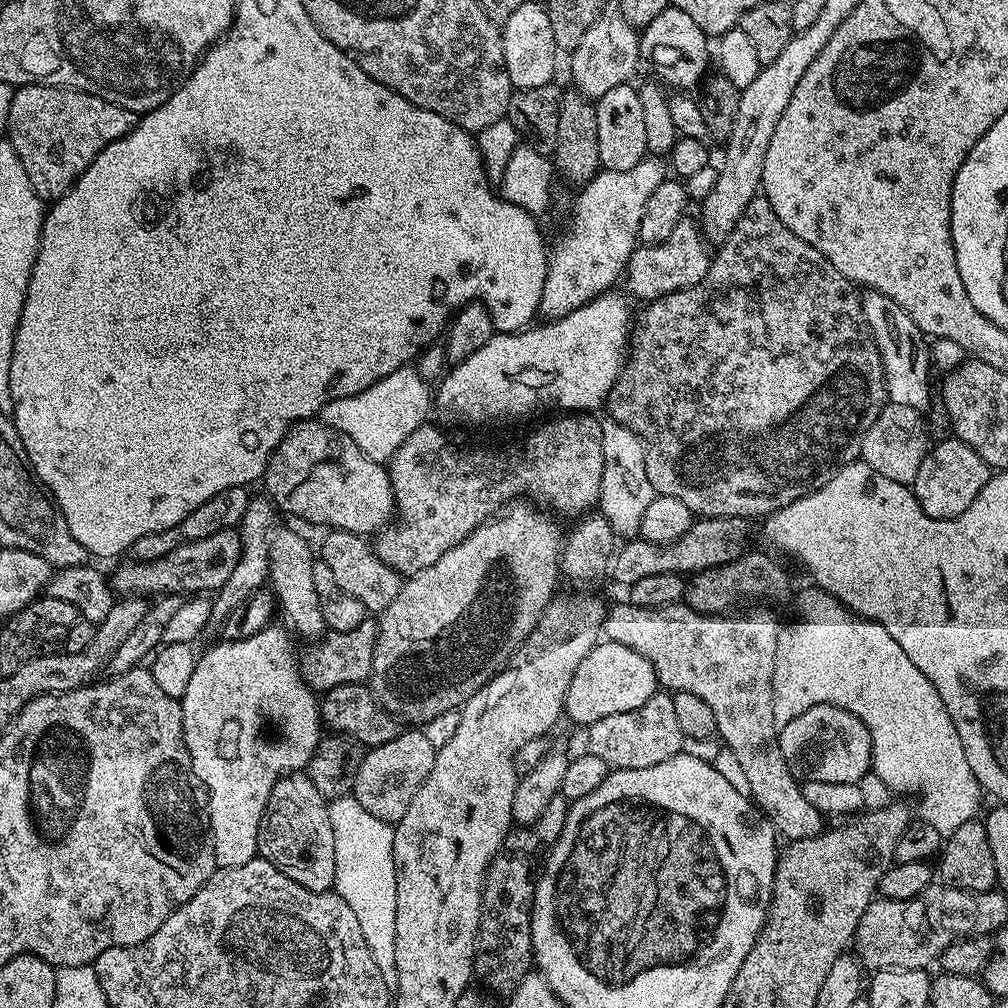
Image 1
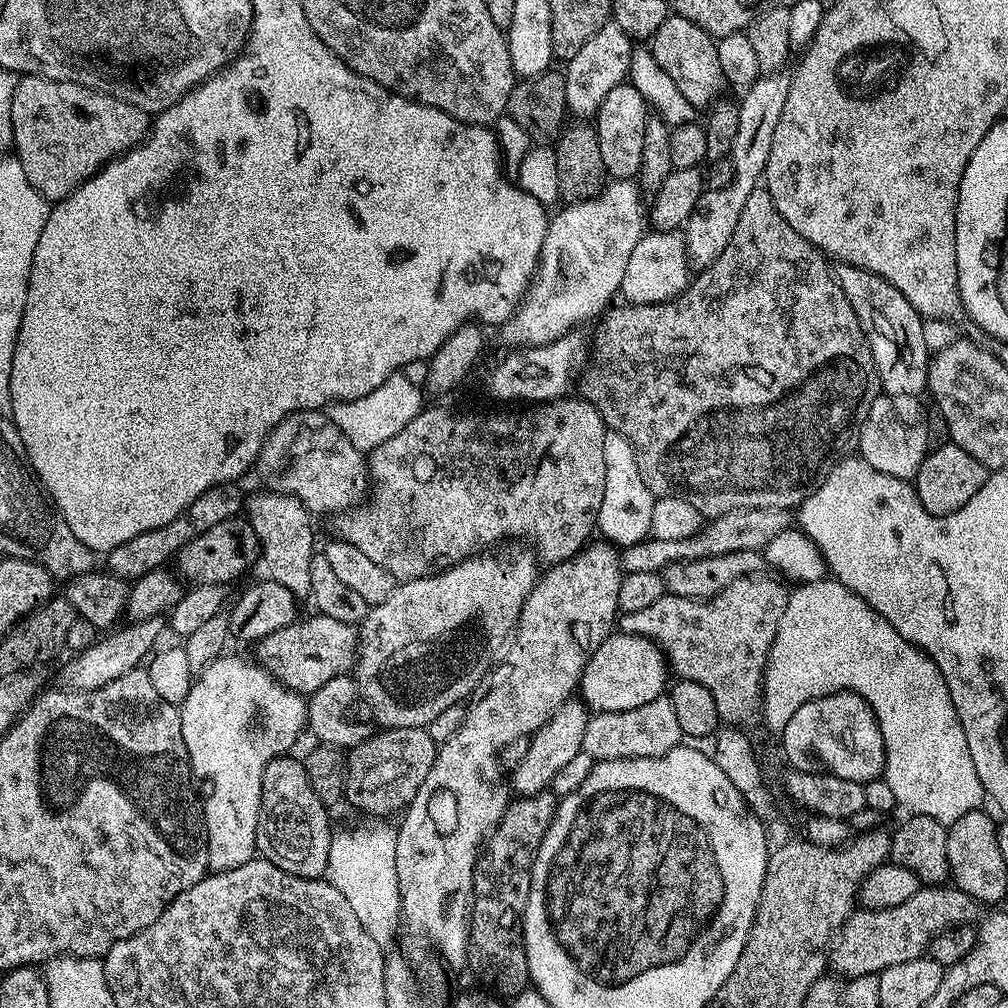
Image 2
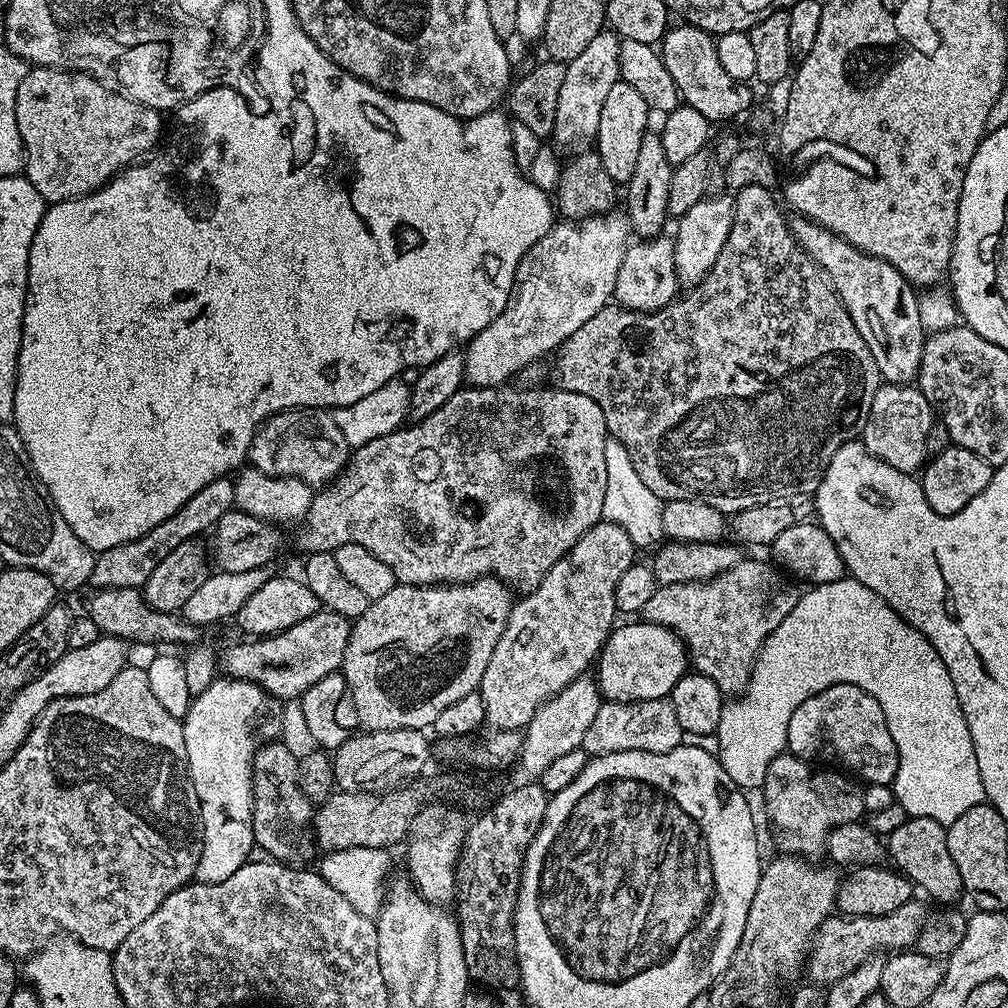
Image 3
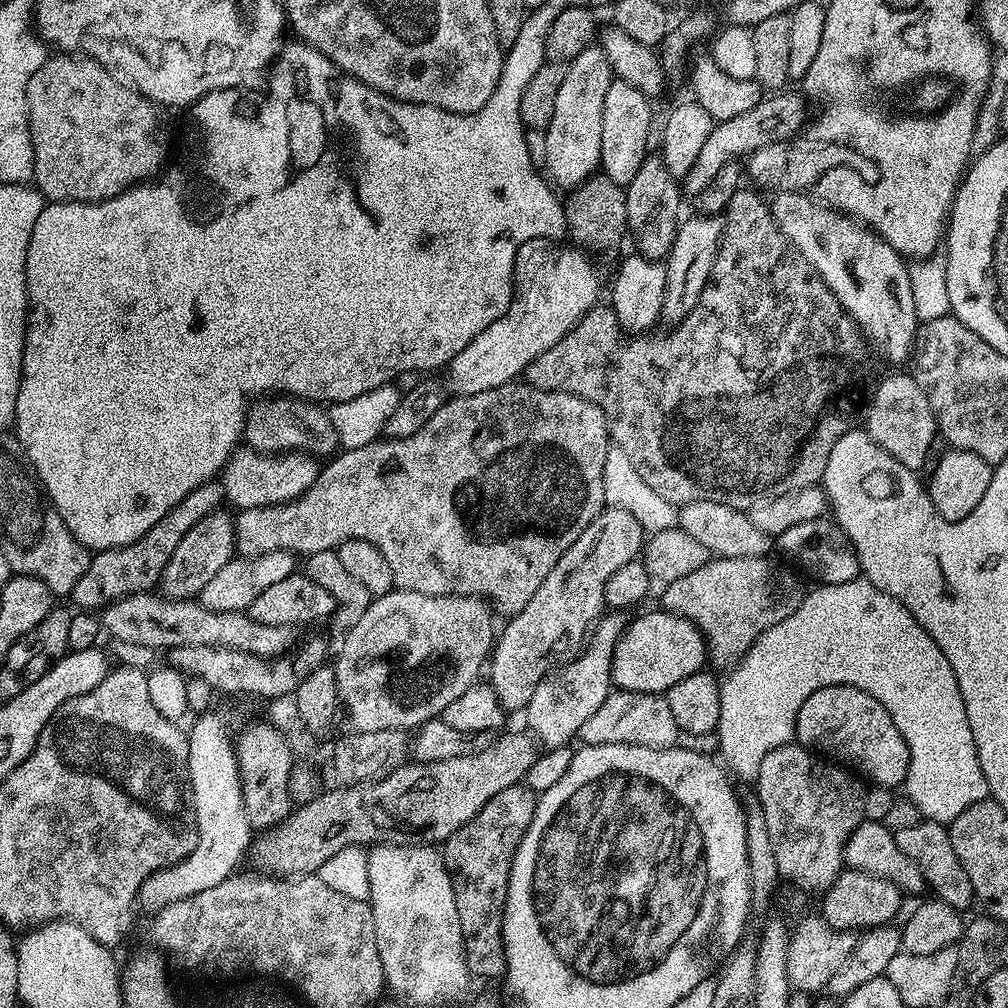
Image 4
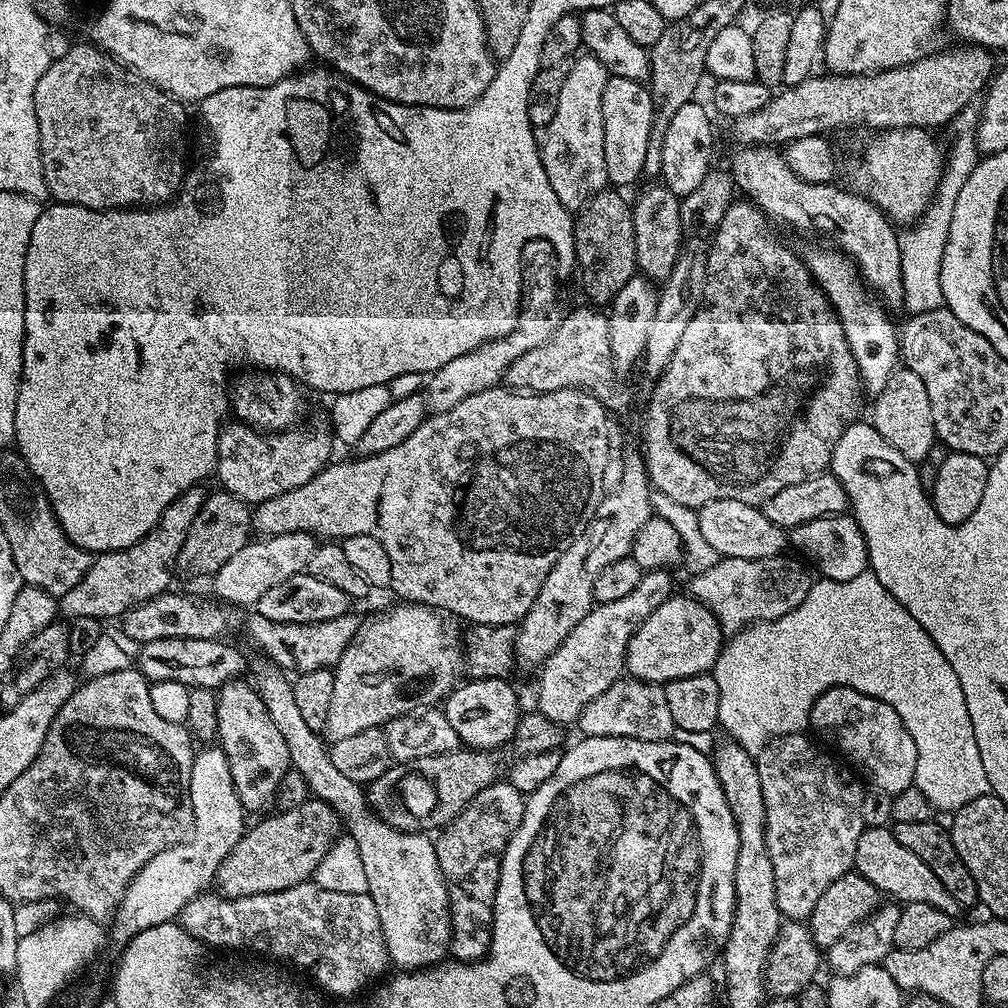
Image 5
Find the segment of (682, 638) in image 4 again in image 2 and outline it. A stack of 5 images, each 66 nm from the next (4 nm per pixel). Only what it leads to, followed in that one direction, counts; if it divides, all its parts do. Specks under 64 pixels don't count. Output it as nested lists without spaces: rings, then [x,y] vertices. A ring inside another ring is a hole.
[[[616,630],[594,650],[590,662],[586,662],[578,692],[593,713],[634,710],[634,706],[646,706],[646,702],[665,695],[670,684],[668,676],[670,669],[664,651],[654,641]]]

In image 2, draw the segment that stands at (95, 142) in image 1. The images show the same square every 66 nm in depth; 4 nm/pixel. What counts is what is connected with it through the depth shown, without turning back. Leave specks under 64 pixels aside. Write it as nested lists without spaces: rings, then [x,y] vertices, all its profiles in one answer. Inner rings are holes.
[[[20,76],[16,81],[14,98],[10,106],[14,155],[19,160],[30,186],[38,190],[49,202],[65,200],[78,186],[96,175],[105,164],[130,148],[135,148],[150,131],[150,116],[138,106],[122,102],[103,92],[94,92],[83,84],[51,80],[45,76]]]

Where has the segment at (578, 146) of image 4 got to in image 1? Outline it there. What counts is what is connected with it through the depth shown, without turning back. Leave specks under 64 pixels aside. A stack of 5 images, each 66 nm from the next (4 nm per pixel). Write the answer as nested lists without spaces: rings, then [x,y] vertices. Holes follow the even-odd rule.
[[[605,10],[586,30],[582,42],[571,49],[572,80],[575,91],[589,98],[598,98],[606,94],[606,90],[614,90],[614,86],[629,83],[636,72],[636,63],[641,63],[640,37],[637,29],[631,28],[622,18],[619,10]]]

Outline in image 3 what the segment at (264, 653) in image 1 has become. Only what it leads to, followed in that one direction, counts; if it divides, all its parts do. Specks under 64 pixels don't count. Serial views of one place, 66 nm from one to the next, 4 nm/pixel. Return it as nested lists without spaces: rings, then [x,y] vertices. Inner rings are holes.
[[[217,678],[210,686],[206,686],[206,690],[202,690],[202,694],[194,697],[182,723],[186,738],[188,773],[200,799],[200,821],[204,823],[202,858],[198,858],[195,879],[201,884],[213,884],[230,878],[230,874],[249,863],[253,855],[252,759],[265,742],[271,741],[277,735],[278,704],[269,692],[263,692],[249,680]]]

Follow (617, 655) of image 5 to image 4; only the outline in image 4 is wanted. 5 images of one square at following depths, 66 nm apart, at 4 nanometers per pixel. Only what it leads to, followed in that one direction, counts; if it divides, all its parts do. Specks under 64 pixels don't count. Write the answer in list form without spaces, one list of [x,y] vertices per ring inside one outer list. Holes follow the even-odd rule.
[[[612,610],[600,617],[592,629],[586,646],[580,649],[578,656],[573,656],[559,670],[544,677],[542,683],[532,692],[532,697],[526,709],[528,715],[527,731],[545,749],[560,750],[563,744],[568,744],[579,737],[582,726],[592,717],[594,710],[606,702],[608,693],[613,691],[612,655],[626,627],[625,613]]]

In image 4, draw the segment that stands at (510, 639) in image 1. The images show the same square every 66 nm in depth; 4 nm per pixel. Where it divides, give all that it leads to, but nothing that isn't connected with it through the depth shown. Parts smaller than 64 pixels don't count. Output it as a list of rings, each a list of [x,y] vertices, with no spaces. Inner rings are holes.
[[[393,590],[385,596],[373,599],[372,604],[365,612],[359,613],[352,624],[352,629],[344,636],[340,644],[340,653],[336,656],[334,667],[336,670],[336,690],[339,703],[348,711],[348,720],[353,732],[373,732],[374,730],[415,730],[428,720],[443,717],[446,706],[454,702],[470,690],[470,686],[481,679],[480,671],[485,671],[490,660],[490,653],[494,647],[494,628],[492,632],[492,616],[494,612],[485,601],[478,596],[431,596],[430,594],[414,594]]]

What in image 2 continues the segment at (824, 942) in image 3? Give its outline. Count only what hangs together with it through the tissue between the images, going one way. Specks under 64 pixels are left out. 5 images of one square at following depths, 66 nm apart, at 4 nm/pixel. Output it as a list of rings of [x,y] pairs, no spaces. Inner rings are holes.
[[[922,886],[914,898],[899,906],[890,906],[886,910],[865,908],[853,911],[833,939],[828,963],[831,971],[840,978],[877,975],[898,962],[910,962],[925,955],[935,936],[971,925],[971,920],[975,921],[981,915],[980,911],[978,901],[958,887]]]

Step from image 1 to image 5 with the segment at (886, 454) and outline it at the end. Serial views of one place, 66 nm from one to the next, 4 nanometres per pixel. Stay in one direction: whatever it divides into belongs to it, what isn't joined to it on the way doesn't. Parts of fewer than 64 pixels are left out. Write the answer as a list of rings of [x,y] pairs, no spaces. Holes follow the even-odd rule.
[[[897,367],[890,374],[886,386],[881,392],[875,393],[872,404],[870,423],[876,427],[876,432],[882,434],[886,442],[900,456],[905,456],[910,462],[919,462],[930,454],[930,450],[937,443],[933,415],[930,412],[930,397],[926,394],[925,383],[908,367]]]

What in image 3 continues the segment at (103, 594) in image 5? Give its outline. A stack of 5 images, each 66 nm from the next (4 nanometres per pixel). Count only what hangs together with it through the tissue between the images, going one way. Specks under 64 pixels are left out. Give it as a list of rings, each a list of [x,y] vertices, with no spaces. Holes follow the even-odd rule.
[[[231,479],[215,480],[210,486],[202,486],[186,506],[182,506],[166,522],[158,522],[154,530],[146,530],[142,538],[134,538],[134,542],[122,542],[122,546],[110,546],[110,550],[96,553],[94,570],[90,581],[93,589],[101,588],[139,588],[143,589],[146,578],[154,574],[158,562],[170,554],[170,550],[178,550],[182,542],[196,540],[204,531],[215,529],[216,524],[222,518],[224,512],[233,511],[236,508],[234,498],[235,483]]]

